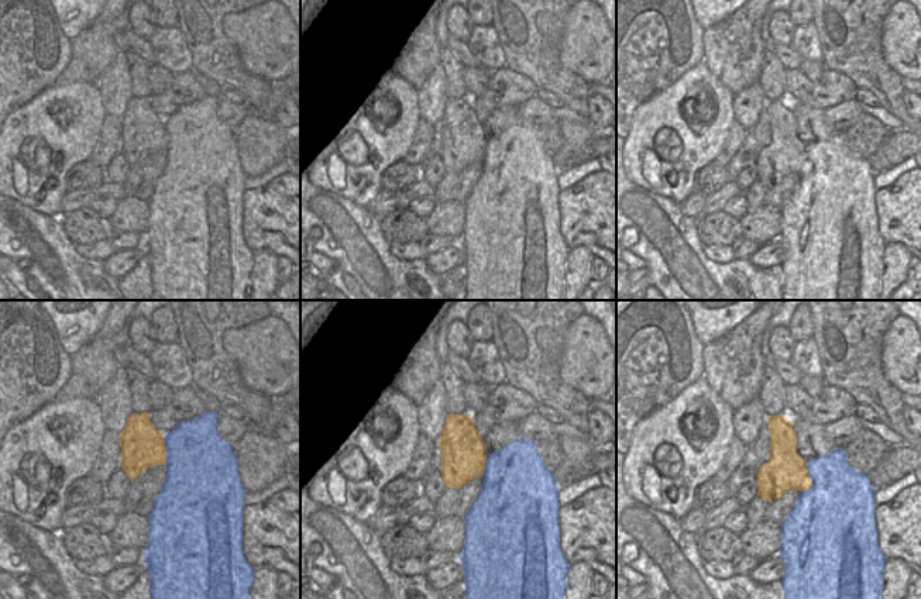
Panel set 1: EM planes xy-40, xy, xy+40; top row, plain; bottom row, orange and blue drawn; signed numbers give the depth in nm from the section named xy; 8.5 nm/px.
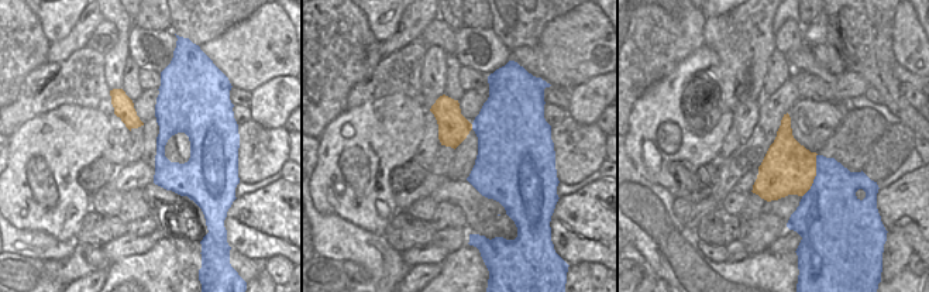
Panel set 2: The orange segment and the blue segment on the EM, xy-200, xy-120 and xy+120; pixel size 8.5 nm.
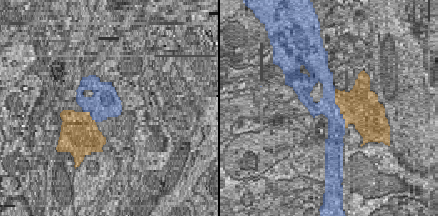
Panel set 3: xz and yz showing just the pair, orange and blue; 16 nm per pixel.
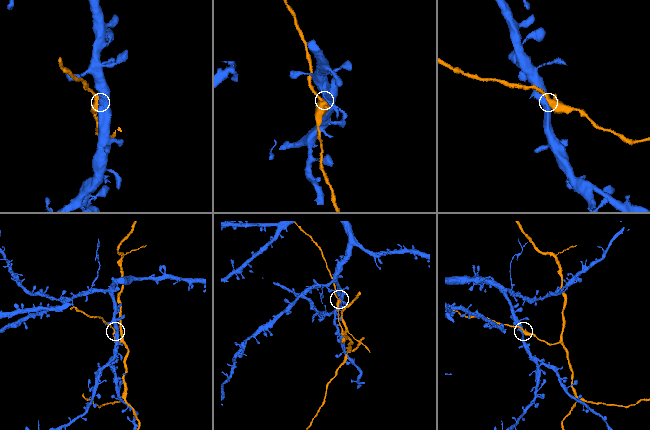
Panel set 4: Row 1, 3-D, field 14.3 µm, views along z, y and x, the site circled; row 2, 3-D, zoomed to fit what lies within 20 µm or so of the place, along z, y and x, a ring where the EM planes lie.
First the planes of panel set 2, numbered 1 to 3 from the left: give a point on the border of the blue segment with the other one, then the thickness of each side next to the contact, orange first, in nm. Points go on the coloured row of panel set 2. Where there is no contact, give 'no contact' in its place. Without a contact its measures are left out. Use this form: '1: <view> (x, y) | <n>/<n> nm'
1: no contact
2: xy-120 (471, 127) | 260/420 nm
3: xy+120 (815, 175) | 460/420 nm

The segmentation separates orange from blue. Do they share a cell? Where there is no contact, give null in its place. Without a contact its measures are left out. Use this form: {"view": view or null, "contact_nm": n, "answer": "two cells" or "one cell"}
{"view": "xy+40", "contact_nm": 280, "answer": "two cells"}

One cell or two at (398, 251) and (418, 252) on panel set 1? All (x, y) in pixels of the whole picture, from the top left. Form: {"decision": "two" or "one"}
{"decision": "one"}

